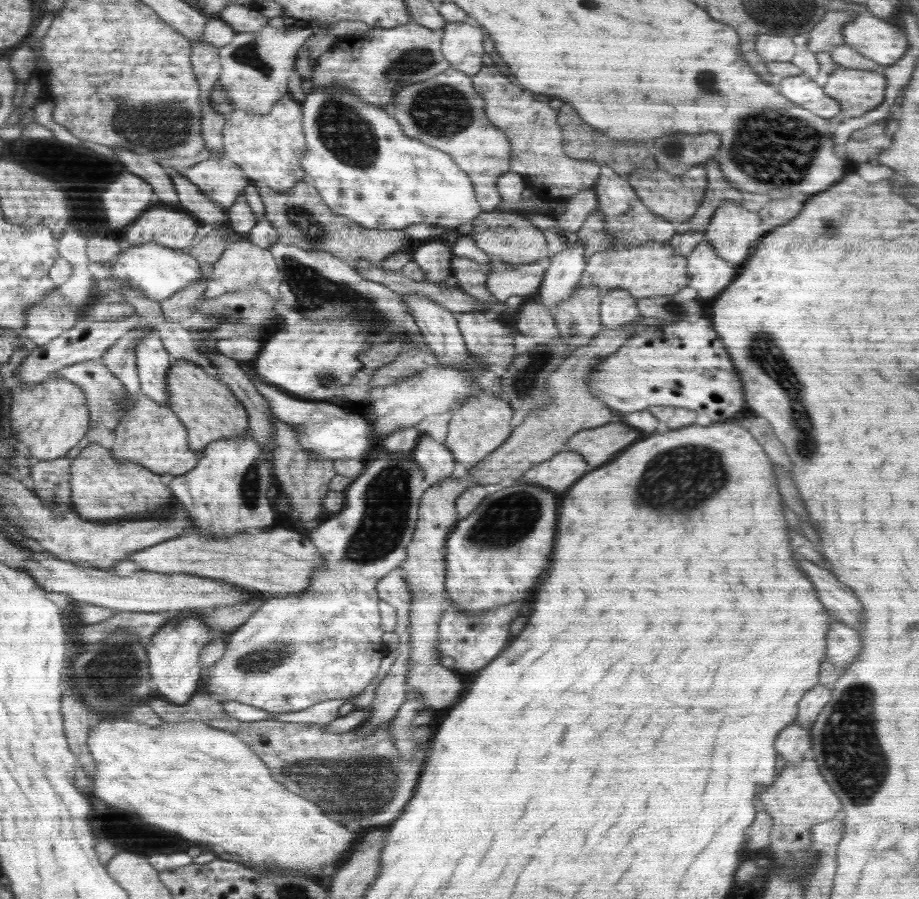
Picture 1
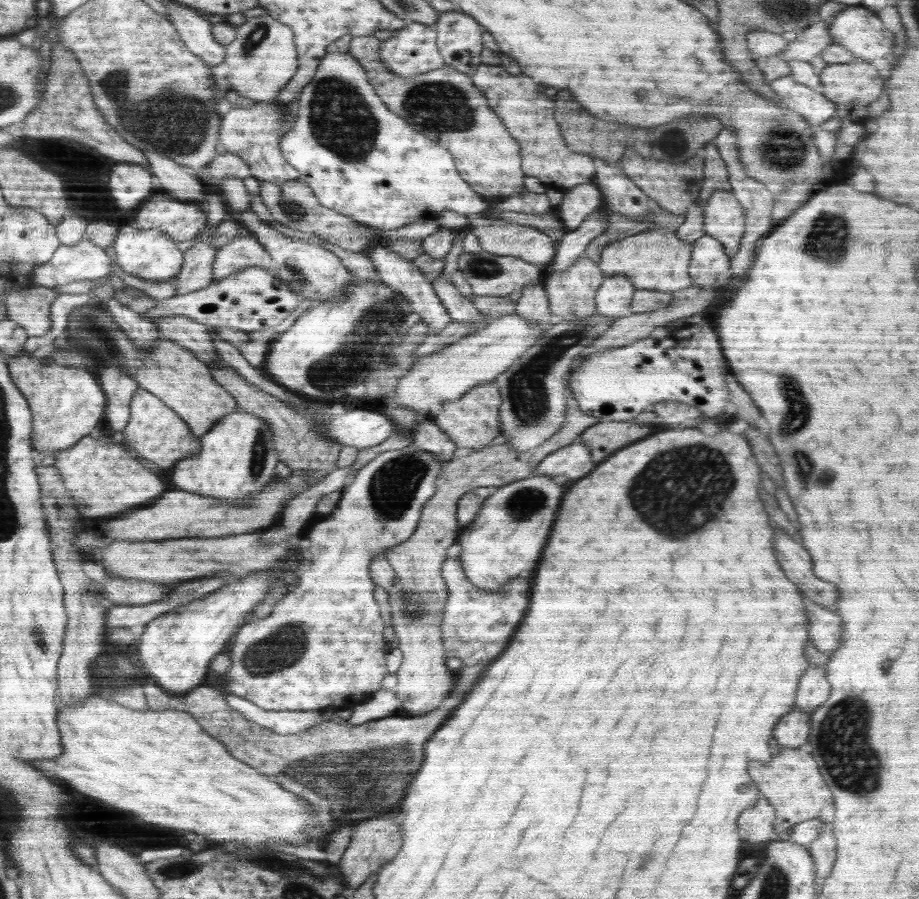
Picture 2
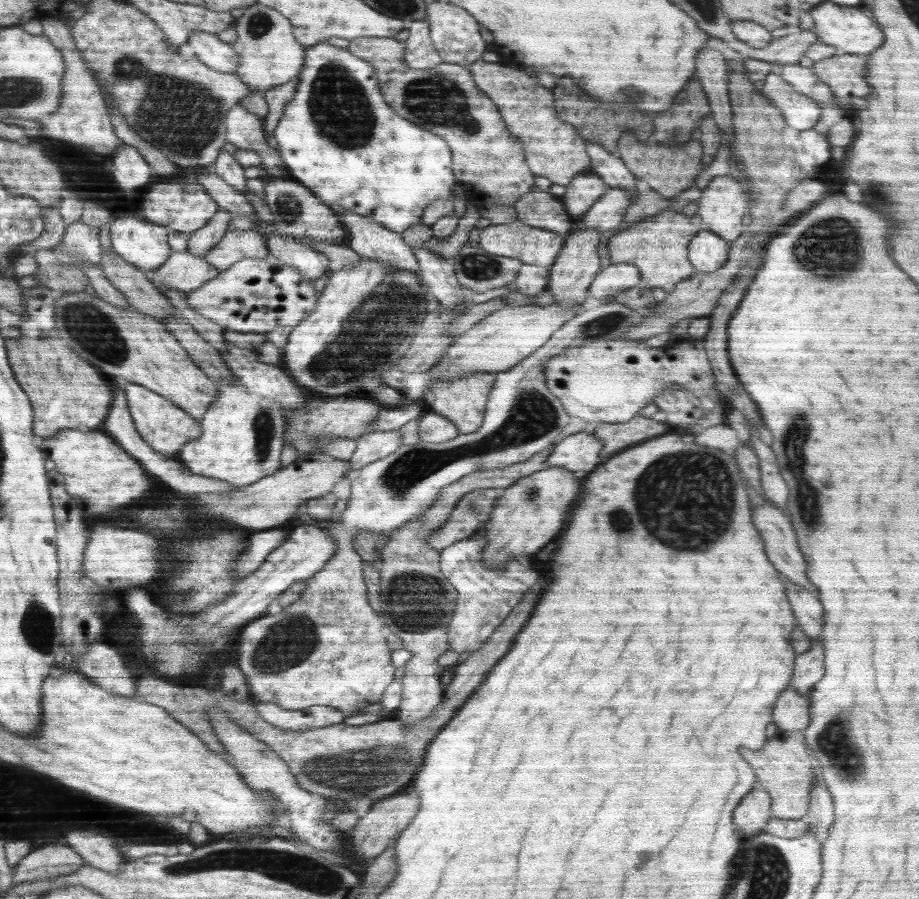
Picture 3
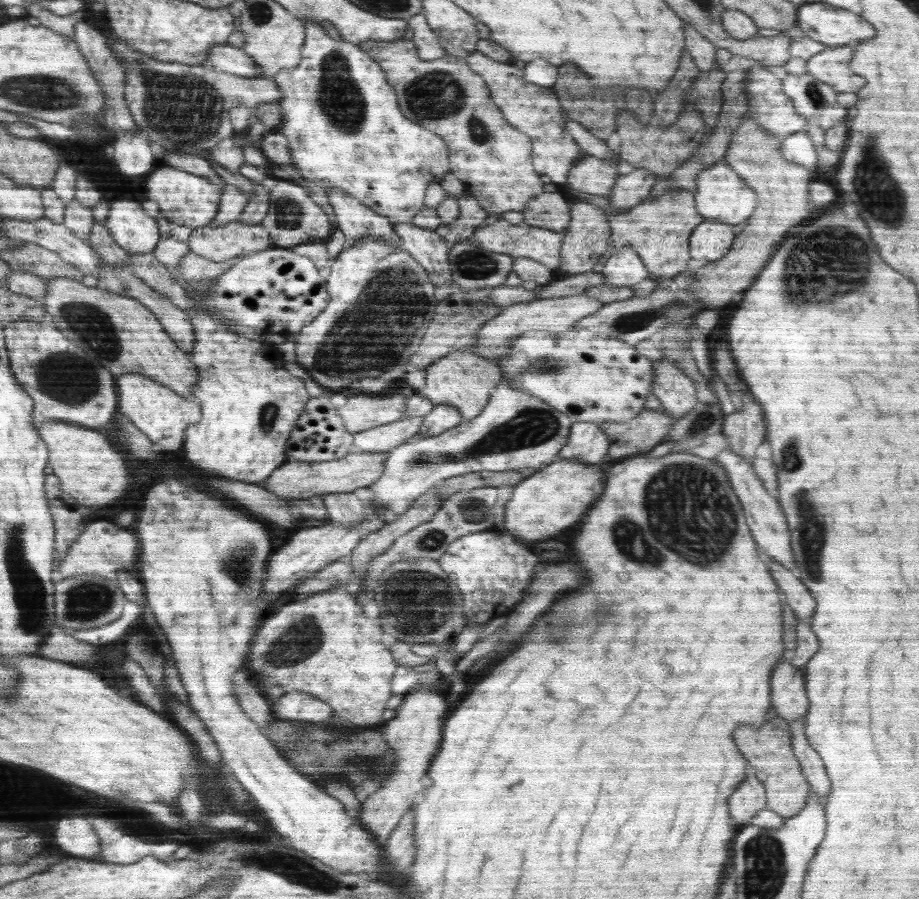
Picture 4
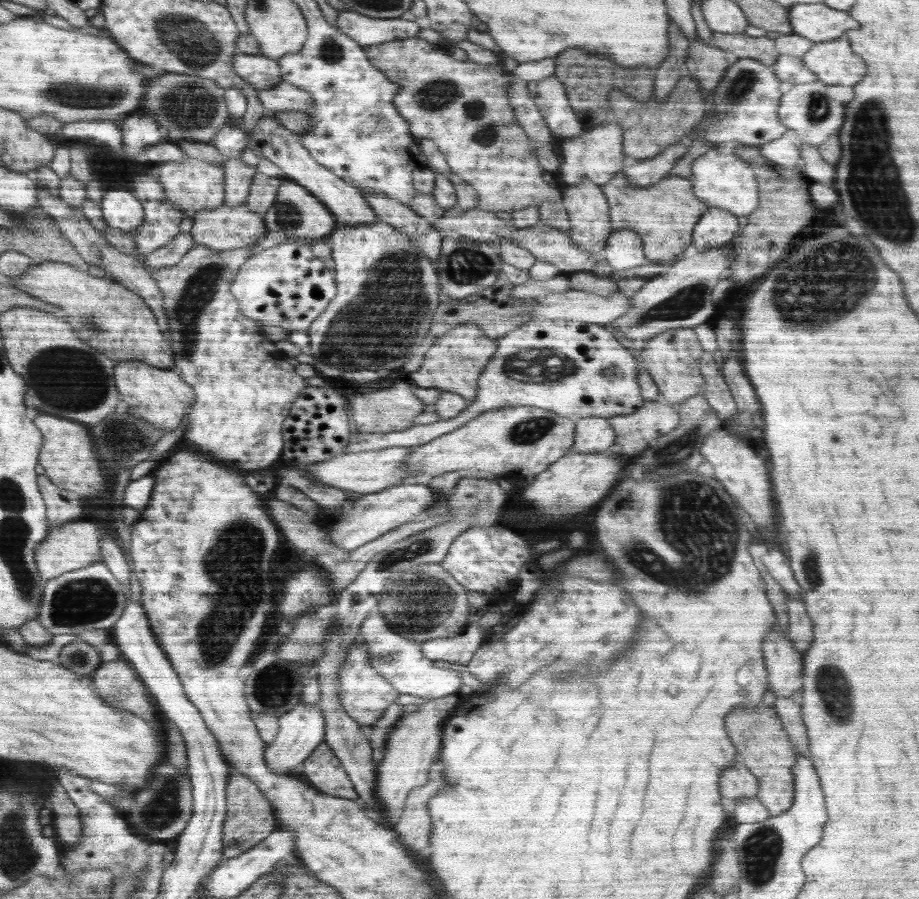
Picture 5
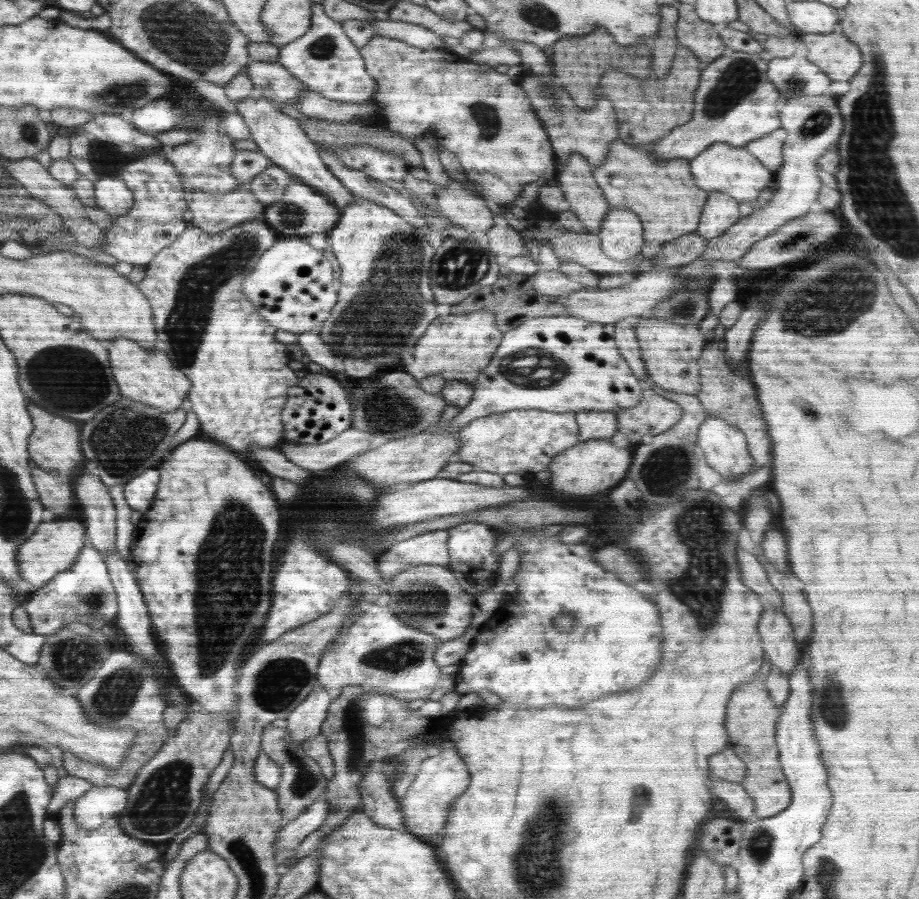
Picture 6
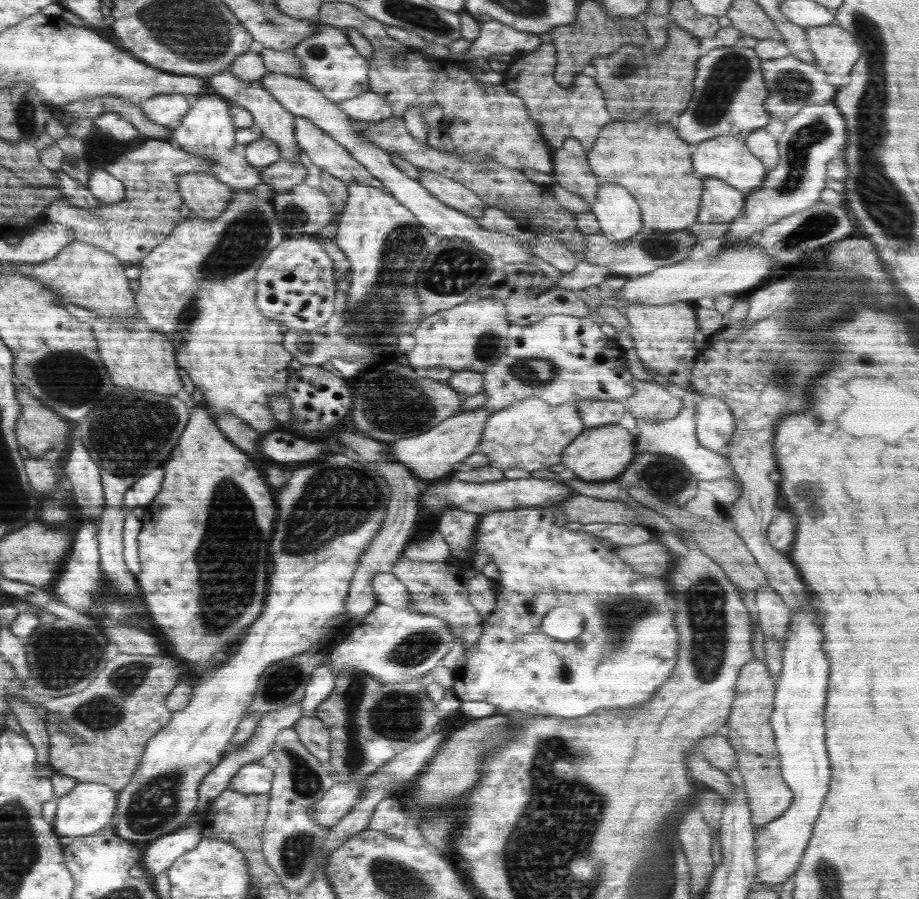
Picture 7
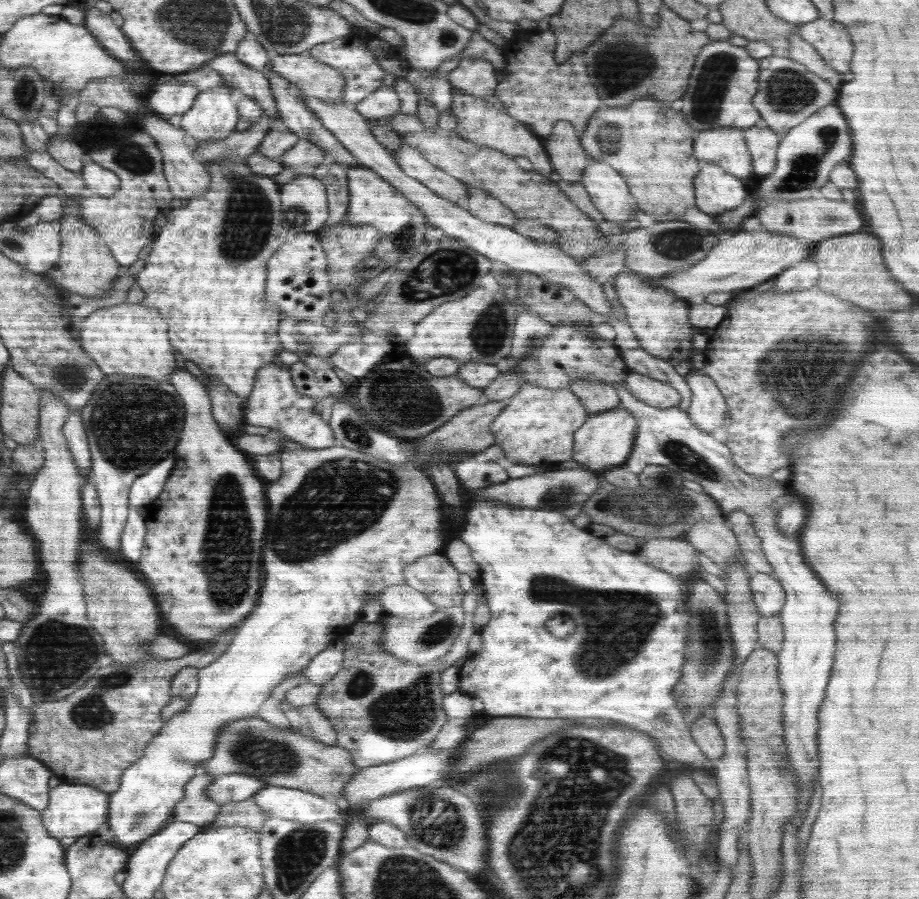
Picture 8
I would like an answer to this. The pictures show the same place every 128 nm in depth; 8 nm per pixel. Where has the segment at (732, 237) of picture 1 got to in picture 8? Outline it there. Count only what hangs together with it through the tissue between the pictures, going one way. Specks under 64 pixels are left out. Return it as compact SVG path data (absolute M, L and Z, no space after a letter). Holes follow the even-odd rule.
M724 127L704 130L697 134L693 146L696 160L703 164L718 164L740 180L755 178L743 129Z

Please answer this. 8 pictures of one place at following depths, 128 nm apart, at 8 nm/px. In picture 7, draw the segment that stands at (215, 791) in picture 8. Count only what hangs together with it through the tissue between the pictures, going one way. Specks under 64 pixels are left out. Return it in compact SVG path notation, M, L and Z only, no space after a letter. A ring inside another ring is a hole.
M259 761L242 766L226 787L232 787L240 793L266 794L271 790L272 771Z

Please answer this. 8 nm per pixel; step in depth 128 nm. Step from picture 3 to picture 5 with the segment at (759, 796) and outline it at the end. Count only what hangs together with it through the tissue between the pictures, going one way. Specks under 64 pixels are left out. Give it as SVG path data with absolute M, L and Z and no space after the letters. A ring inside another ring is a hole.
M742 764L728 768L720 778L721 796L728 798L732 803L757 797L758 788L760 788L758 779Z

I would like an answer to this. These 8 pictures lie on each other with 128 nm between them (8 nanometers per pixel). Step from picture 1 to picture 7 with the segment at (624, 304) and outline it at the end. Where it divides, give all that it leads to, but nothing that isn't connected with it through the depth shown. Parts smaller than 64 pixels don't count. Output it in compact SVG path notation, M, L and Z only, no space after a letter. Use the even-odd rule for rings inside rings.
M599 182L592 213L596 215L601 233L612 242L620 243L636 236L644 226L634 197L624 186Z

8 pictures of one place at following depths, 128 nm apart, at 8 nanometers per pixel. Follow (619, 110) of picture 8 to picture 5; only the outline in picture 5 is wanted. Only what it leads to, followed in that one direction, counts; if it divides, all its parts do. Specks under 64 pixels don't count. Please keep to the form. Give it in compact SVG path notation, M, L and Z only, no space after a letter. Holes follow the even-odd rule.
M620 170L601 190L609 206L613 230L632 228L643 242L644 257L649 262L677 262L692 250L693 230L707 210L692 190L692 182L682 176L669 176L646 188L634 188Z

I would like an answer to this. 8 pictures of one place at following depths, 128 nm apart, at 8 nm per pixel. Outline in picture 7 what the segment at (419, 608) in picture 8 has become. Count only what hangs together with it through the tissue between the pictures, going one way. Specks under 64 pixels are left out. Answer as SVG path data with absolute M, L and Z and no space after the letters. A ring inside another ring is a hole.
M391 572L374 574L372 586L374 586L374 592L377 594L378 603L396 609L412 607L413 601L410 598L410 592Z

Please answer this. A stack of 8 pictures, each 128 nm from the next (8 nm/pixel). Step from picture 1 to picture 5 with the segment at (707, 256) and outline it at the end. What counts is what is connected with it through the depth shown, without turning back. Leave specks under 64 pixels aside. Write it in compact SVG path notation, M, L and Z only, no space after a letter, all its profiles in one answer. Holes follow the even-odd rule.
M707 208L693 230L692 250L702 252L728 244L738 230L738 219L732 212L720 208Z

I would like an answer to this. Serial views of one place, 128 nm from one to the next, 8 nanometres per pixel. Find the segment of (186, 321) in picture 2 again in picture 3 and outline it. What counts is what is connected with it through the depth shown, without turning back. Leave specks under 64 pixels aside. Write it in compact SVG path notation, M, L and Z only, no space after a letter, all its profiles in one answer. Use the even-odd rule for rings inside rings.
M102 250L102 254L103 276L125 297L132 310L152 316L162 324L170 318L182 320L178 309L149 282L146 274L122 260L114 250Z

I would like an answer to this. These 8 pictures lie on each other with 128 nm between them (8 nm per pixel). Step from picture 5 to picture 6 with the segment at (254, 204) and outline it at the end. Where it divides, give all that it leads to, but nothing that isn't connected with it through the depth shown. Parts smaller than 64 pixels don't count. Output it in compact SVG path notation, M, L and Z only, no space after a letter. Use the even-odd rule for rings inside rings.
M271 164L268 168L264 169L264 172L254 176L246 185L246 188L250 192L254 192L256 200L260 204L268 207L282 198L286 187L294 182L293 178L294 176L290 172L286 172L283 167Z

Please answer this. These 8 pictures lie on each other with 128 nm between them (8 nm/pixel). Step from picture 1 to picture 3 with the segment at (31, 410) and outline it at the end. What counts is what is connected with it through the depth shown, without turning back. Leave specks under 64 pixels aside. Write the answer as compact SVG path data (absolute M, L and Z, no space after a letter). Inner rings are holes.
M56 334L39 338L23 335L18 341L9 341L7 356L12 356L12 368L16 368L20 384L28 388L31 404L36 404L38 438L54 438L67 430L90 432L104 422L112 402L108 382Z

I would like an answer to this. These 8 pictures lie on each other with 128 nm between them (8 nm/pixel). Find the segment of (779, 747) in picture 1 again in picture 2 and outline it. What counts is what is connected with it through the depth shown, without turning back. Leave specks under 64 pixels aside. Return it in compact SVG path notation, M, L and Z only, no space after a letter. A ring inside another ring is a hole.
M794 706L786 716L780 718L780 722L774 728L774 738L780 748L807 748L807 741L810 737L810 721L811 716L802 712L798 706Z

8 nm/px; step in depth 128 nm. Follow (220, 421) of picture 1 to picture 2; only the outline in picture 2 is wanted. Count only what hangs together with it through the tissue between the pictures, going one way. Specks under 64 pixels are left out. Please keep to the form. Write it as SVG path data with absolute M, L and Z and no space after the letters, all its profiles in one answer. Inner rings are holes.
M100 305L97 307L80 306L69 314L68 326L63 334L66 339L78 343L85 350L84 354L94 357L100 367L116 365L128 373L138 386L147 389L147 392L176 412L198 441L216 422L239 408L236 400L214 380L208 365L196 358L193 352L162 336L154 348L144 350L115 324L108 310L103 306L100 310Z

